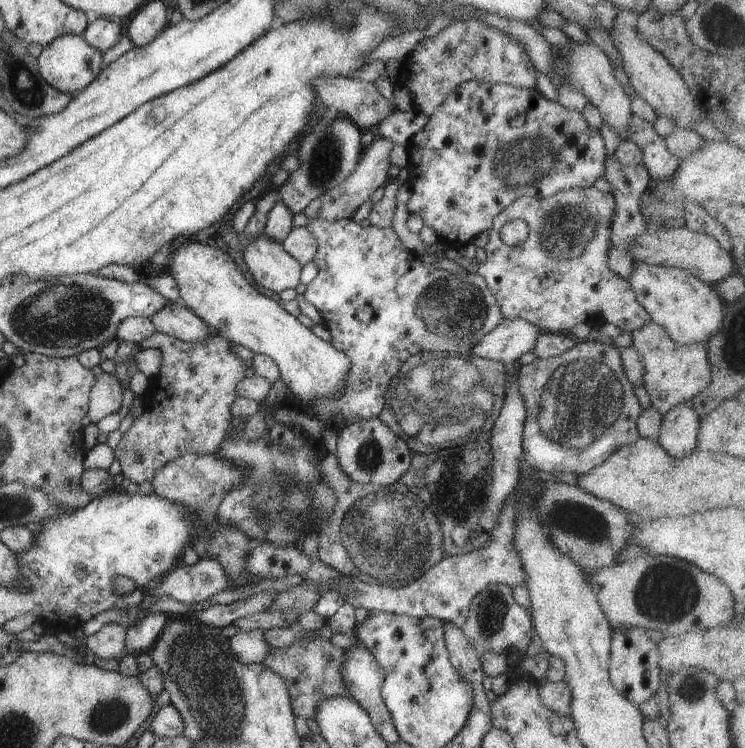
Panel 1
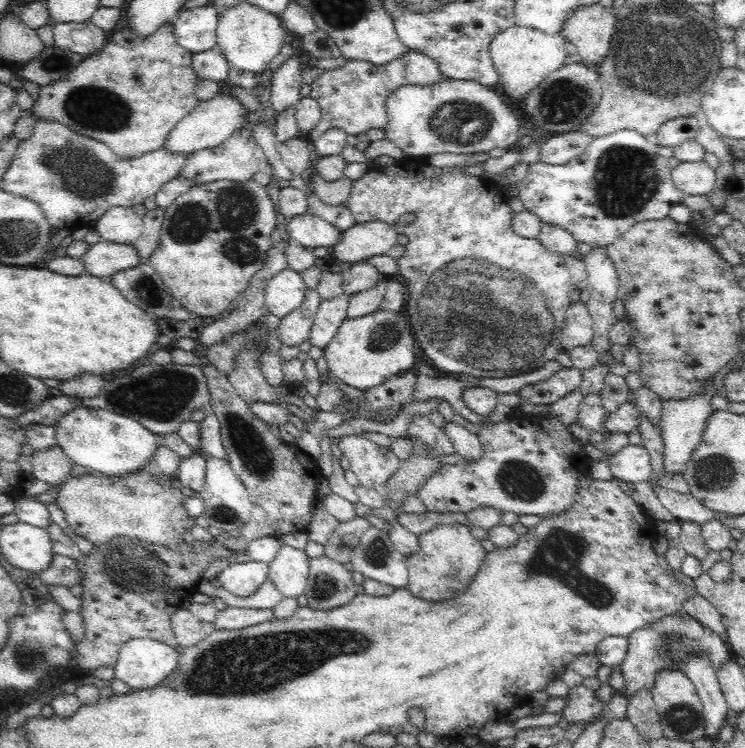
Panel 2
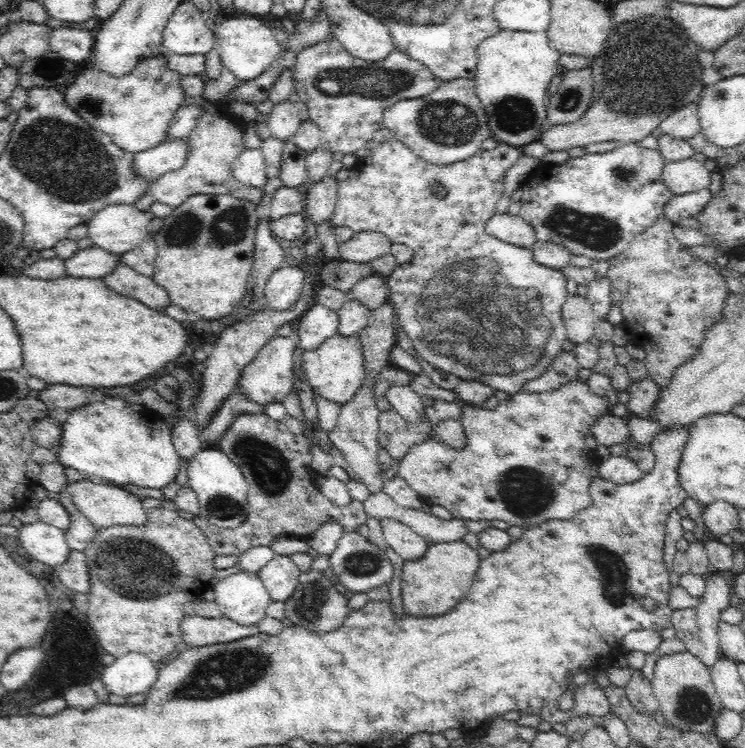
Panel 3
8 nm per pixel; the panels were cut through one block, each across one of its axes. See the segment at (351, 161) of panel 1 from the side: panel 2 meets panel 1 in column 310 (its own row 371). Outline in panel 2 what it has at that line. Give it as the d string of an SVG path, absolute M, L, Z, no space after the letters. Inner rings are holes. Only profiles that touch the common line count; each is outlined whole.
M172 361L164 366L138 366L130 374L106 382L98 397L86 398L80 402L82 408L100 408L135 419L144 429L148 429L161 439L166 434L178 432L184 422L193 418L193 412L205 410L210 405L210 391L201 368Z

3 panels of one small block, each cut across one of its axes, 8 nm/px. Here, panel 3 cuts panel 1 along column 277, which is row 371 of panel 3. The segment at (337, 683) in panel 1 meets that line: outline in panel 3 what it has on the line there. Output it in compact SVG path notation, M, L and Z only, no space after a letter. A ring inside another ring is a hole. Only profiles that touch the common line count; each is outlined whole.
M658 218L642 234L638 234L624 252L611 258L607 270L611 284L620 290L622 296L620 307L623 326L626 326L630 334L630 341L646 351L645 365L649 377L659 384L661 390L672 380L674 369L696 354L704 340L706 329L721 319L721 310L729 293L725 277L706 261L691 255L689 248L674 237L672 227L672 222L667 218Z

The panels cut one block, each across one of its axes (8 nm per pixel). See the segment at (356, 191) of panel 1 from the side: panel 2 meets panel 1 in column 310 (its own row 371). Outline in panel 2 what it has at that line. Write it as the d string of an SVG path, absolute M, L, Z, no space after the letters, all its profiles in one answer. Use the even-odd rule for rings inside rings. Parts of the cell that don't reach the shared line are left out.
M200 364L198 366L206 376L208 381L208 391L210 391L210 408L216 419L220 422L221 440L223 448L227 453L229 464L232 470L237 474L237 477L246 487L253 507L249 522L236 532L221 532L215 540L222 546L234 551L244 551L245 546L251 540L270 536L276 539L281 539L282 536L288 533L304 533L308 529L308 524L311 522L313 515L313 497L316 494L316 480L306 468L305 460L308 460L304 453L296 449L291 444L287 444L278 440L270 431L270 426L257 418L238 394L236 394L233 385L229 382L229 378L224 373L221 373L214 365Z

